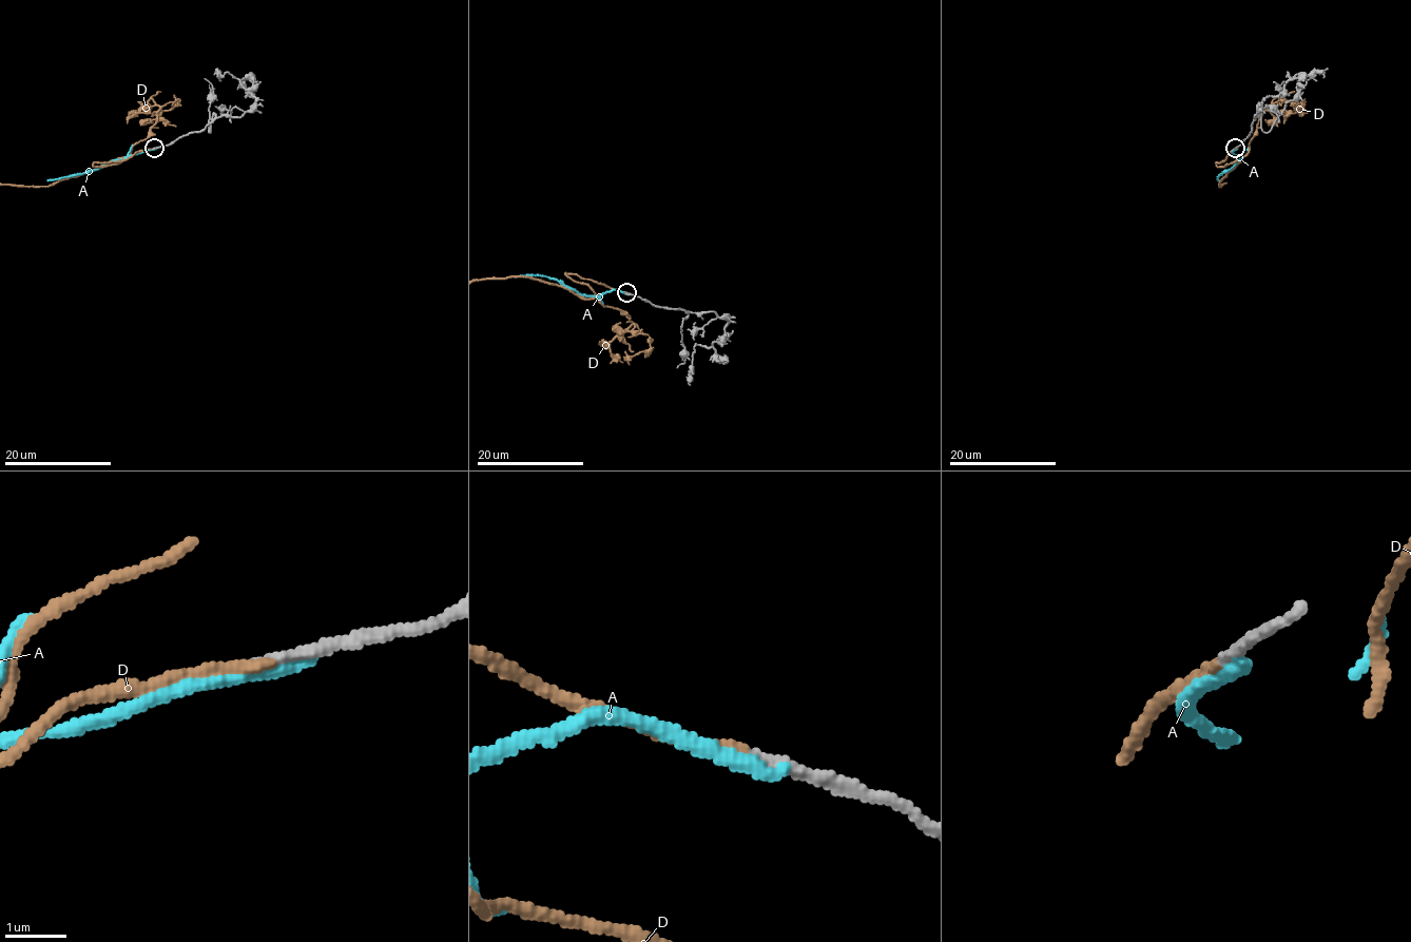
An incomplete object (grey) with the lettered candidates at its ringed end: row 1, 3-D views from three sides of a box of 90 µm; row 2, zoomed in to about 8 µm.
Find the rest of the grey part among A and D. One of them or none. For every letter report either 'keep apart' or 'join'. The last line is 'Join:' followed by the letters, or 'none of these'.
A: keep apart
D: join
Join: D

